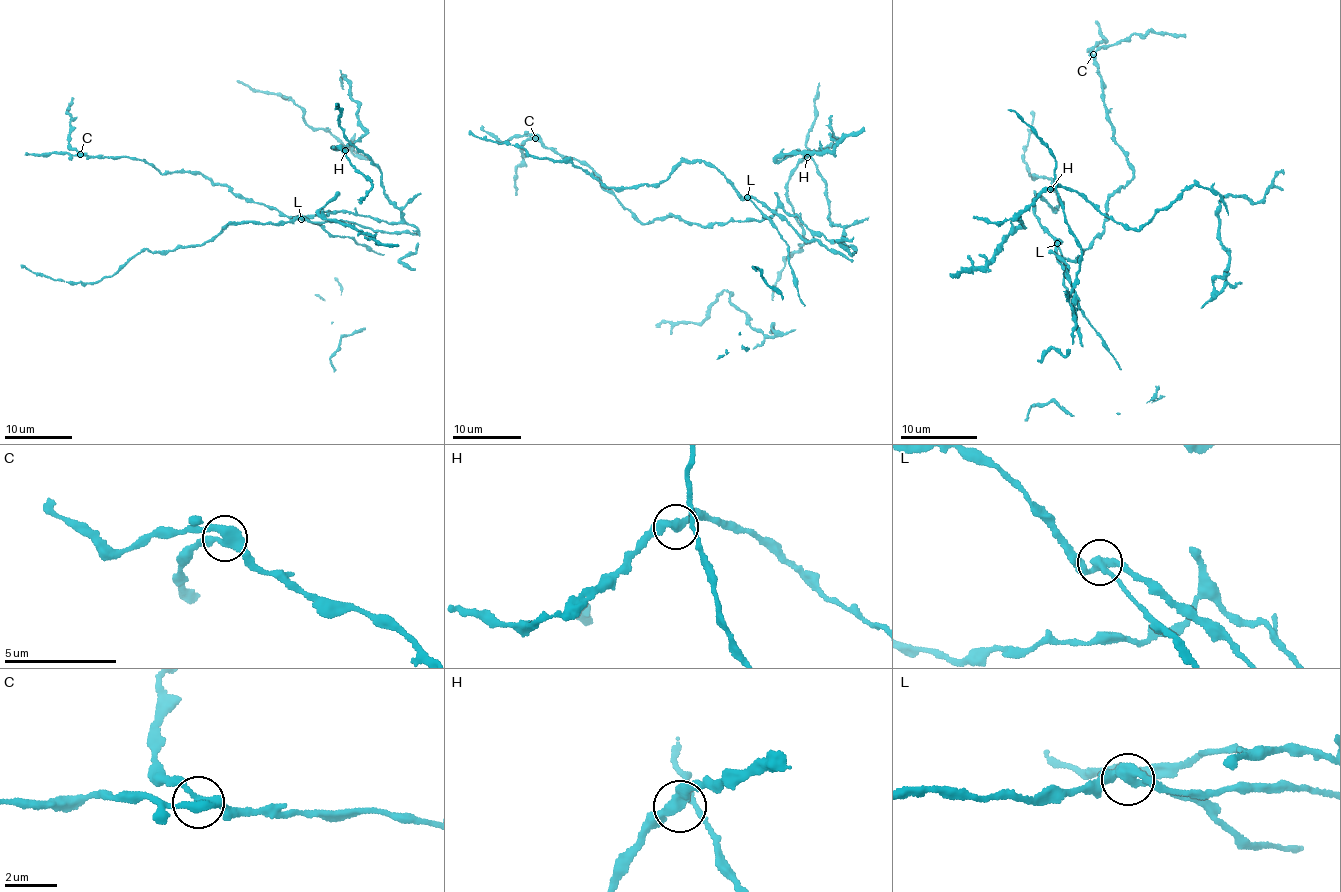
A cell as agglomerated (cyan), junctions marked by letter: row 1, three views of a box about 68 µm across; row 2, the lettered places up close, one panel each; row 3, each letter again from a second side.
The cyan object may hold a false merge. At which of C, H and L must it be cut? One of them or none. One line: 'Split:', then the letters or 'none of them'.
Split: L

